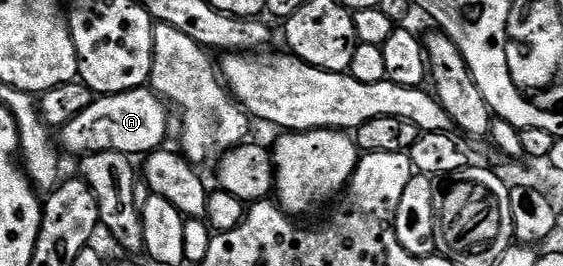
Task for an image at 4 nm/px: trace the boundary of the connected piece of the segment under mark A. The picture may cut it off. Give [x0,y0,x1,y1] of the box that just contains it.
[59,86,169,158]

